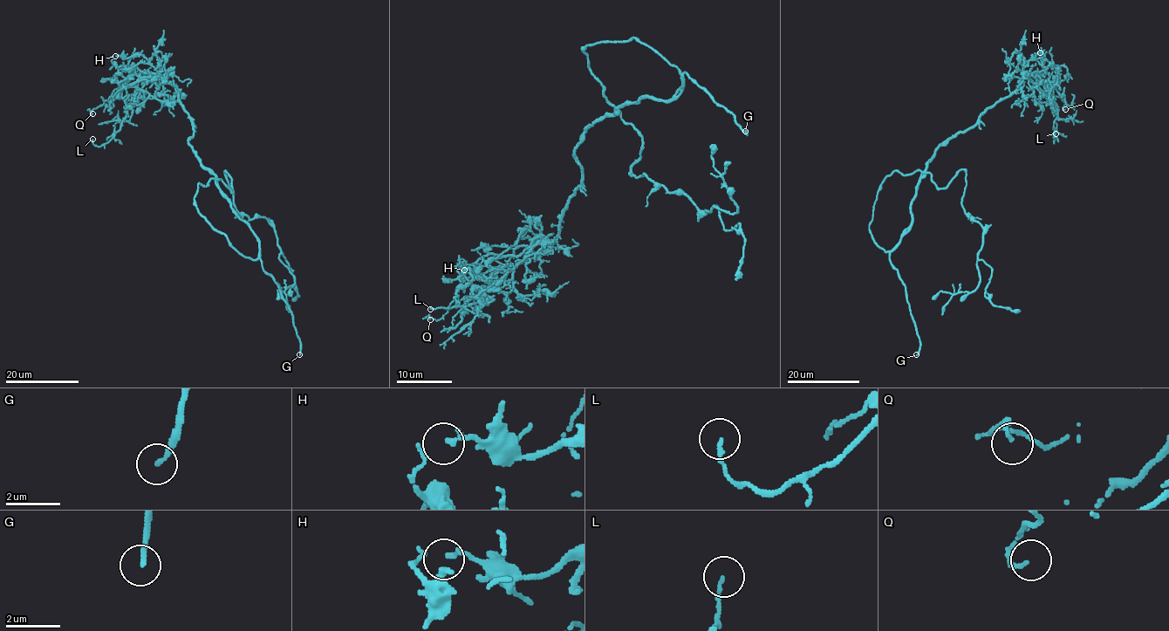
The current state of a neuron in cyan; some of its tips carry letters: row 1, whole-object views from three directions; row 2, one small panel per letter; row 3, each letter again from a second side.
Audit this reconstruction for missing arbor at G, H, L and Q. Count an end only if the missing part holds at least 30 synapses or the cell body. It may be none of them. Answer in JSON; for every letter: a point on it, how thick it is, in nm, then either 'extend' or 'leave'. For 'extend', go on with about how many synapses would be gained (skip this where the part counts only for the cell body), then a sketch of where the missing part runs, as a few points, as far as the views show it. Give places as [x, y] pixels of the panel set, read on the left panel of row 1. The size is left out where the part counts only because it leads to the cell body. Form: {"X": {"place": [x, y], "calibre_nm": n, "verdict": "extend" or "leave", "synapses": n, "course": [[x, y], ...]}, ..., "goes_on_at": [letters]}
{"G": {"place": [299, 354], "calibre_nm": 160, "verdict": "extend"}, "H": {"place": [115, 56], "calibre_nm": 100, "verdict": "leave"}, "L": {"place": [92, 139], "calibre_nm": 120, "verdict": "leave"}, "Q": {"place": [92, 113], "calibre_nm": 140, "verdict": "leave"}, "goes_on_at": ["G"]}

